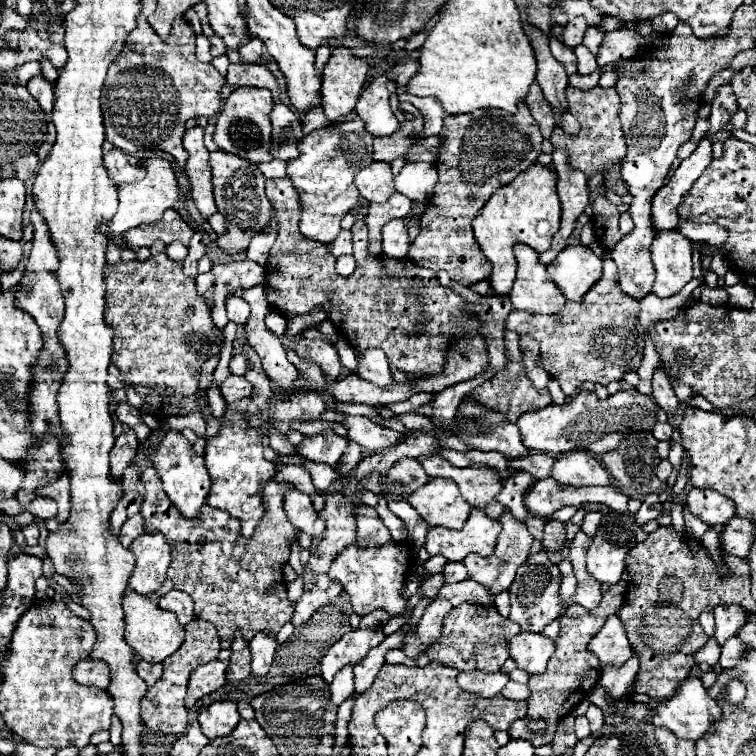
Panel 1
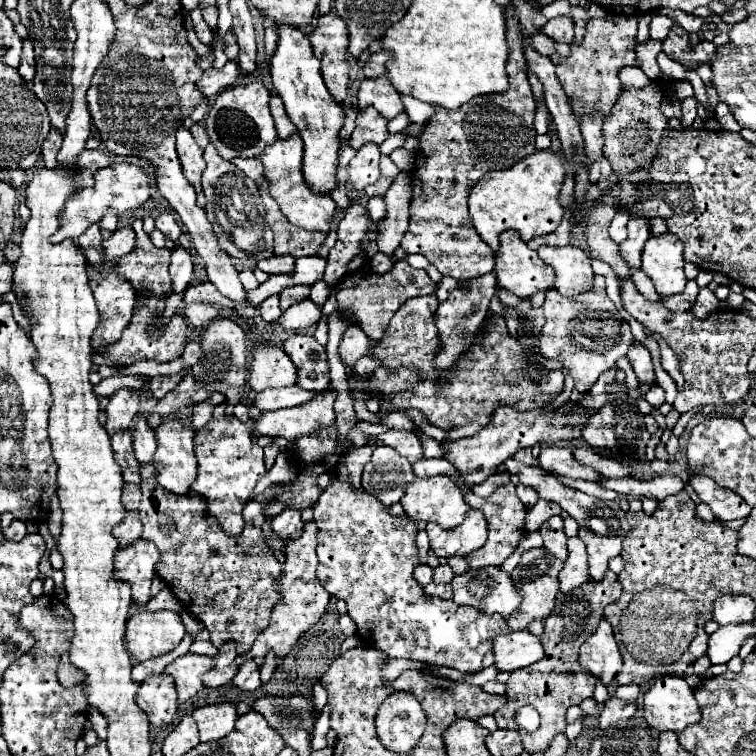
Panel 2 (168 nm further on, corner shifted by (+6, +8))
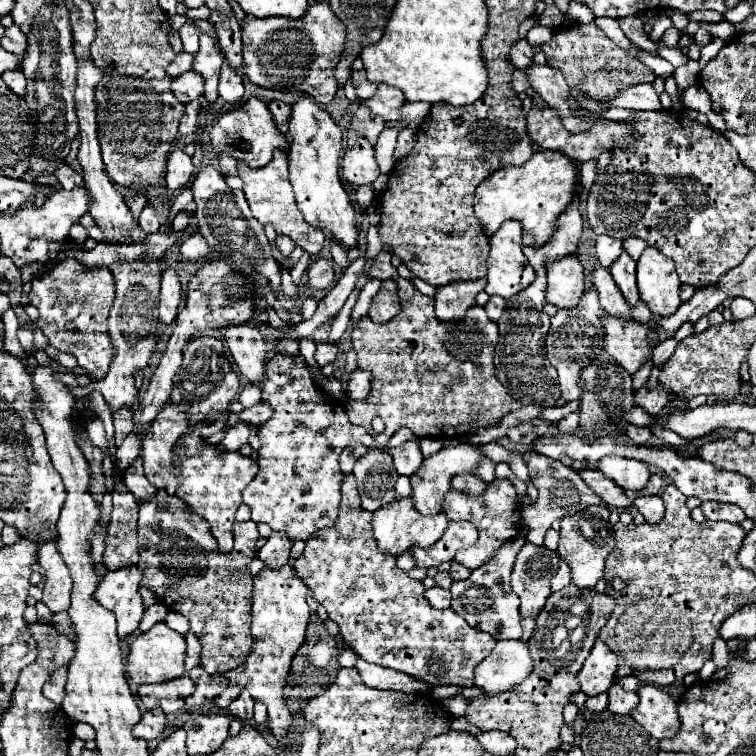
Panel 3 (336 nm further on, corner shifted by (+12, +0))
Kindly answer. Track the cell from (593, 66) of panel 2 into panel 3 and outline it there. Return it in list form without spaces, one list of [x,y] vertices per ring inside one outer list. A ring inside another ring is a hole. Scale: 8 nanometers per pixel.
[[[594,23],[562,26],[554,30],[553,36],[542,45],[548,65],[560,69],[569,85],[580,86],[583,92],[598,101],[615,97],[626,85],[652,83],[656,79],[652,69],[614,45]],[[614,81],[618,81],[618,85]]]

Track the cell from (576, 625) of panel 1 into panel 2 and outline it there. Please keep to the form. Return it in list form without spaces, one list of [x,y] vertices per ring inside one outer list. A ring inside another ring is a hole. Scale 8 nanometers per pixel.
[[[606,571],[604,579],[598,583],[588,581],[582,587],[570,591],[570,595],[558,593],[556,605],[552,613],[546,617],[544,633],[540,637],[542,647],[546,651],[544,659],[530,667],[518,669],[510,675],[506,683],[506,693],[504,693],[508,697],[508,703],[500,711],[494,713],[494,719],[496,719],[498,729],[516,729],[522,735],[524,749],[528,753],[546,751],[550,747],[550,741],[558,733],[564,733],[566,729],[566,709],[570,705],[580,705],[584,699],[592,695],[596,679],[590,679],[590,675],[586,675],[578,667],[578,649],[596,631],[594,627],[598,627],[604,607],[614,603],[620,597],[620,591],[622,591],[622,585],[618,577],[612,571]],[[524,705],[532,705],[540,713],[540,727],[536,733],[526,733],[514,721],[516,711]]]

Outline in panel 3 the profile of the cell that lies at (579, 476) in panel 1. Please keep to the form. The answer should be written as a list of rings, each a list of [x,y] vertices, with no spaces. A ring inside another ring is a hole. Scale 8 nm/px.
[[[604,457],[600,459],[598,471],[602,471],[608,479],[618,483],[626,491],[640,491],[646,487],[650,471],[648,463],[626,459],[626,457]]]

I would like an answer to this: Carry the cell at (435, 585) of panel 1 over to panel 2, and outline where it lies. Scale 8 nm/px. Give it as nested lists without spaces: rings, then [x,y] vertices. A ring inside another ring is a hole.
[[[438,565],[434,569],[434,581],[436,583],[450,583],[454,577],[454,571],[450,569],[450,565]]]

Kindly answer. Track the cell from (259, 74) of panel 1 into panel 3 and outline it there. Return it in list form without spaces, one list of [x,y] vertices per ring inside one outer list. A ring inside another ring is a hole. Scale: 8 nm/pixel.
[[[188,71],[180,77],[176,77],[176,81],[172,83],[172,91],[176,95],[178,101],[188,103],[194,99],[202,99],[204,97],[204,79],[200,79],[200,75],[196,75],[194,71]]]

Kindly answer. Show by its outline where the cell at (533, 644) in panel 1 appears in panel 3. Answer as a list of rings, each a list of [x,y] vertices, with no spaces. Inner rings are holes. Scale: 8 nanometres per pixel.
[[[498,641],[492,653],[476,665],[474,685],[484,689],[486,695],[508,691],[522,683],[534,663],[524,641]]]

